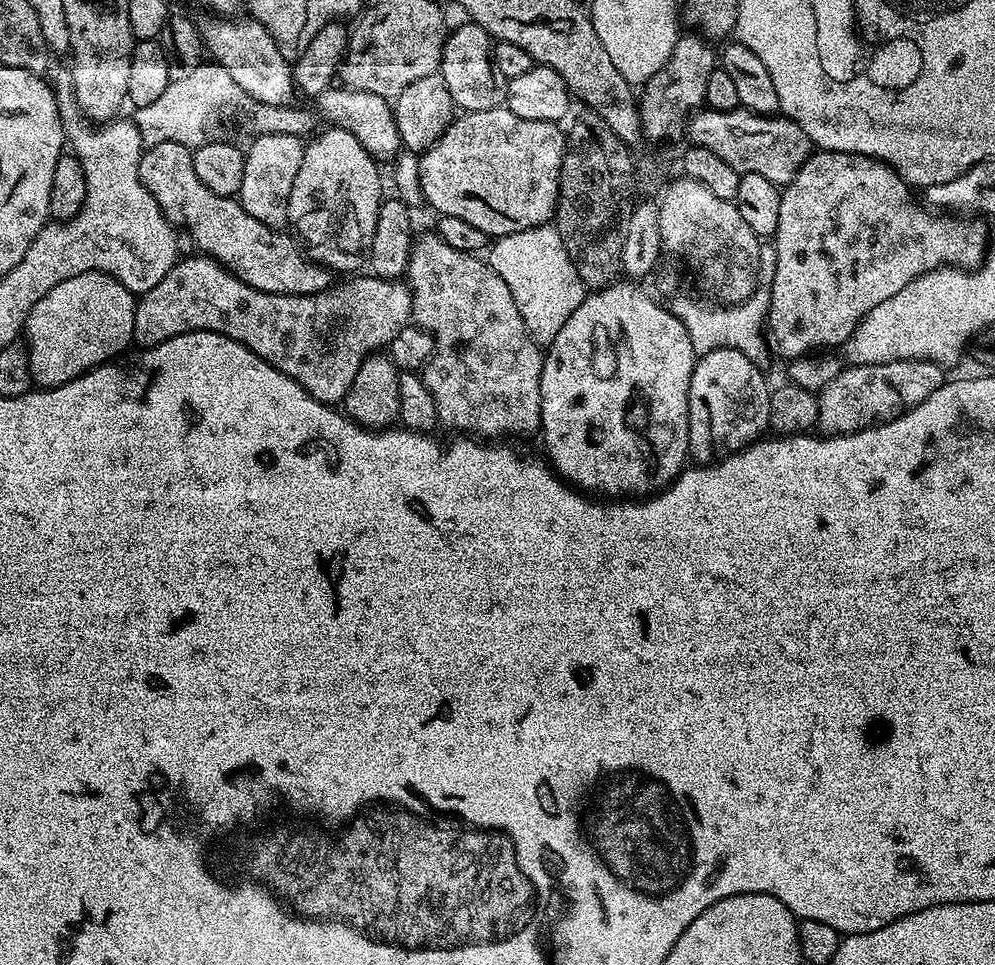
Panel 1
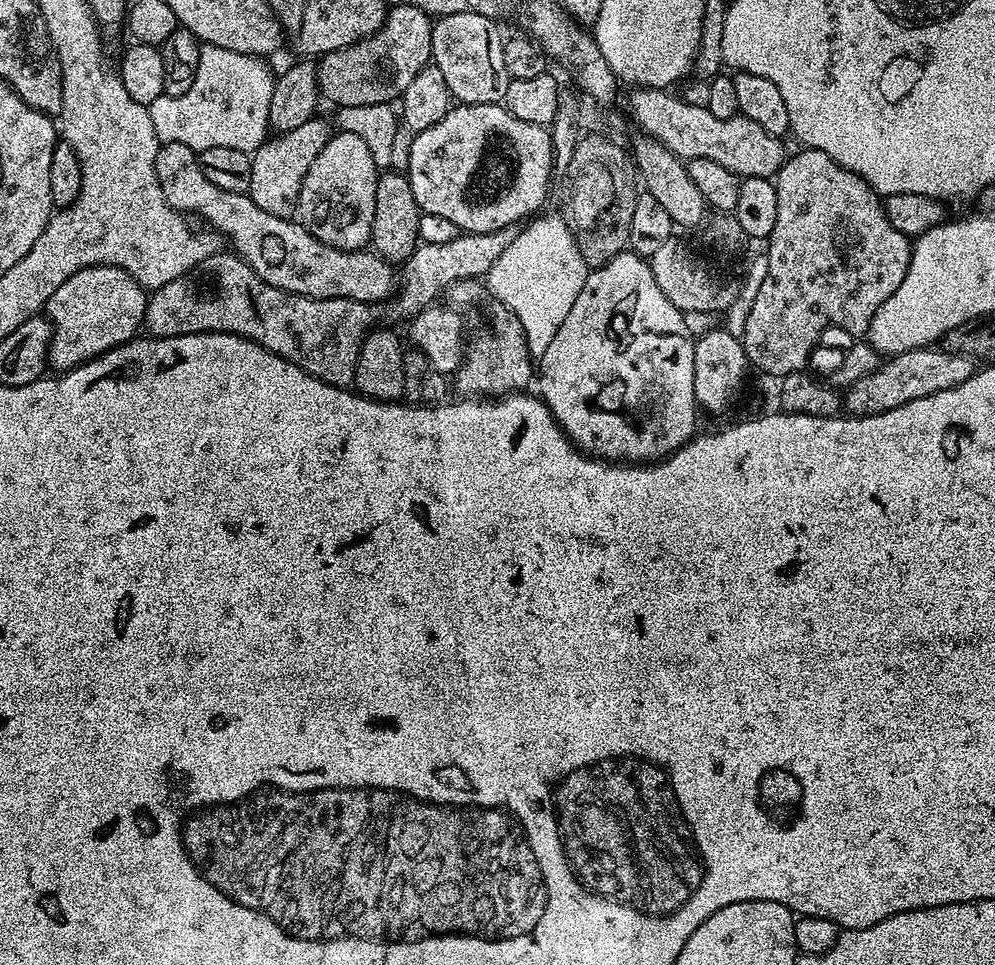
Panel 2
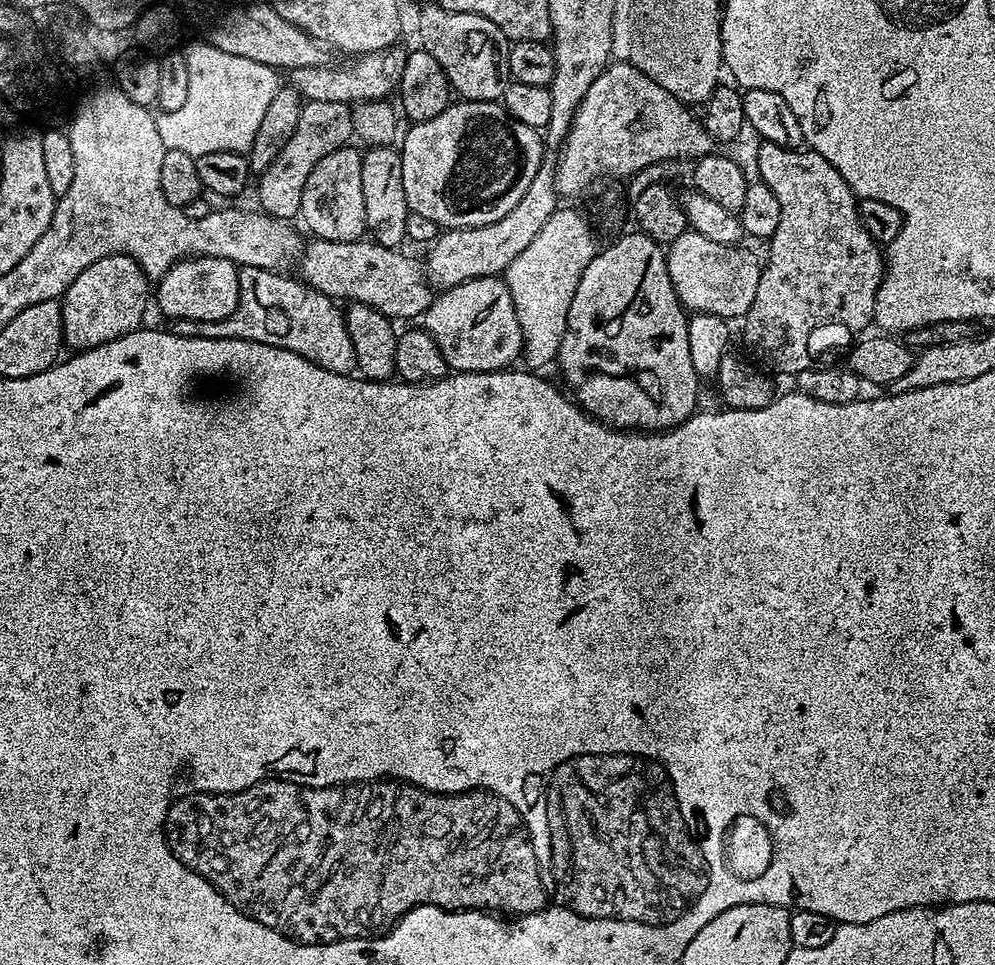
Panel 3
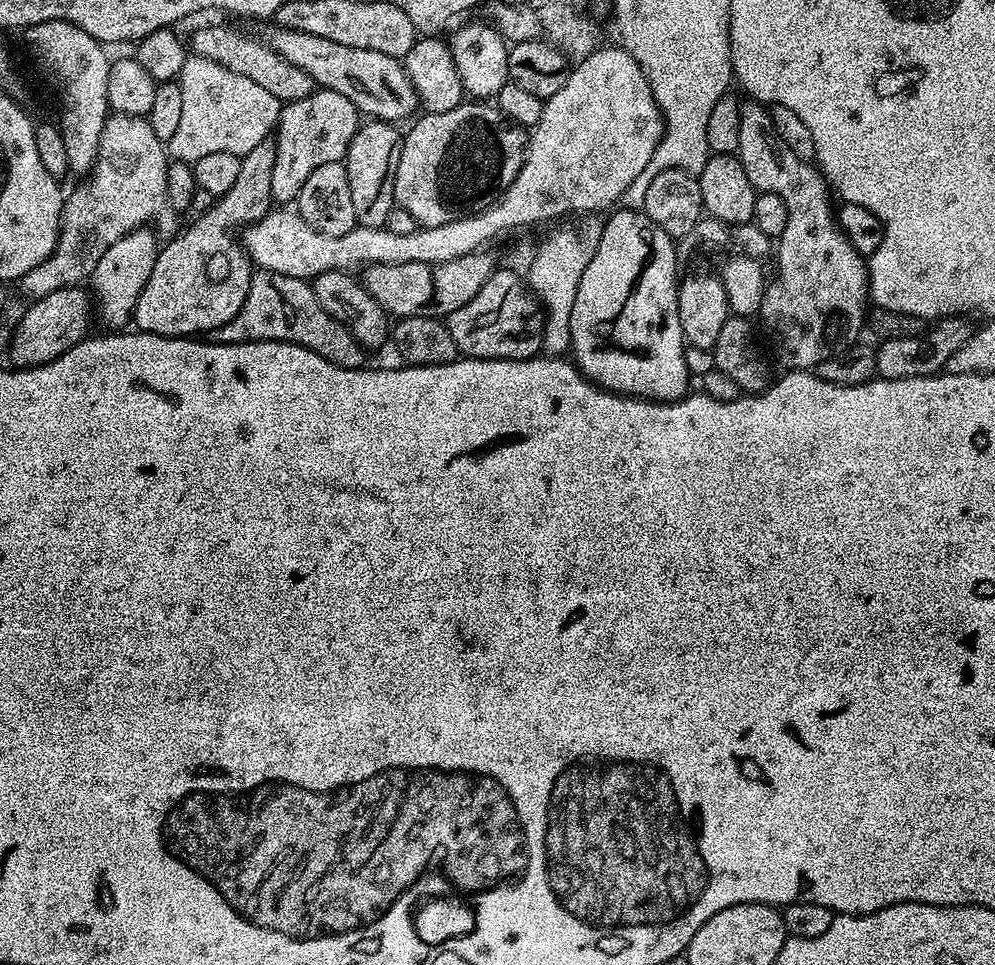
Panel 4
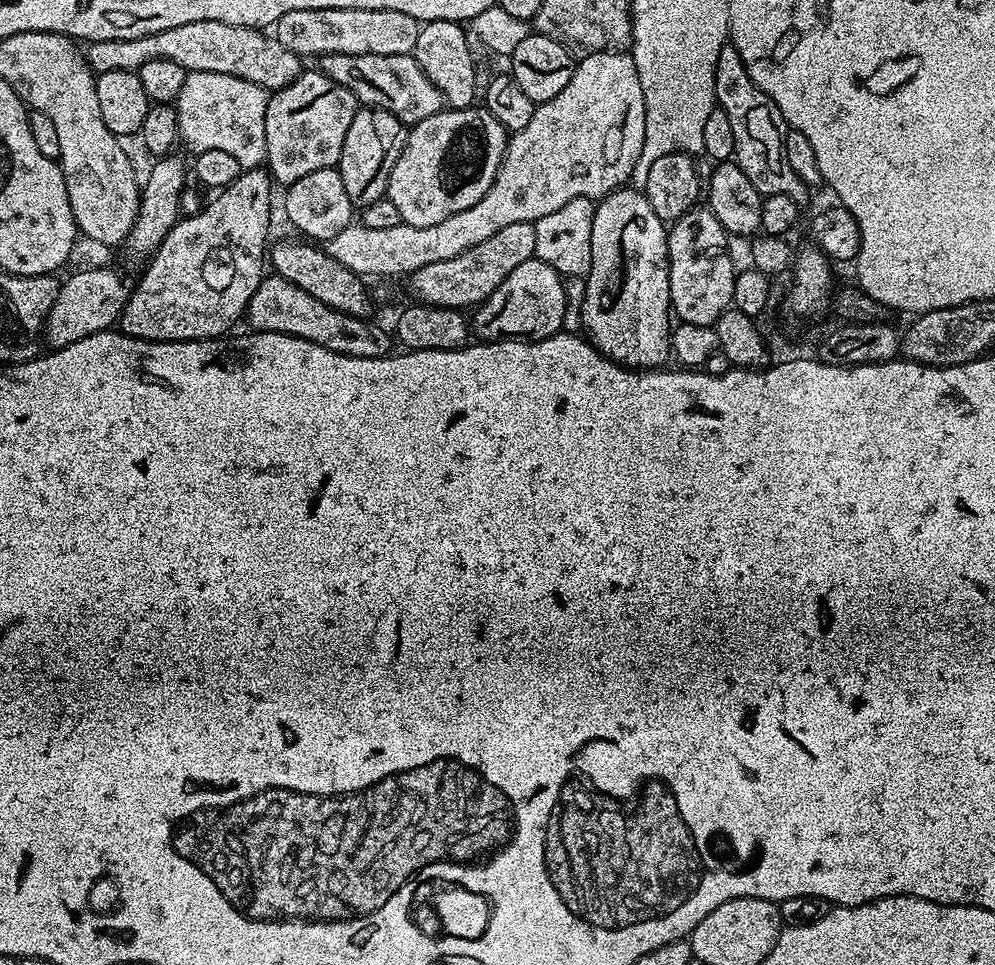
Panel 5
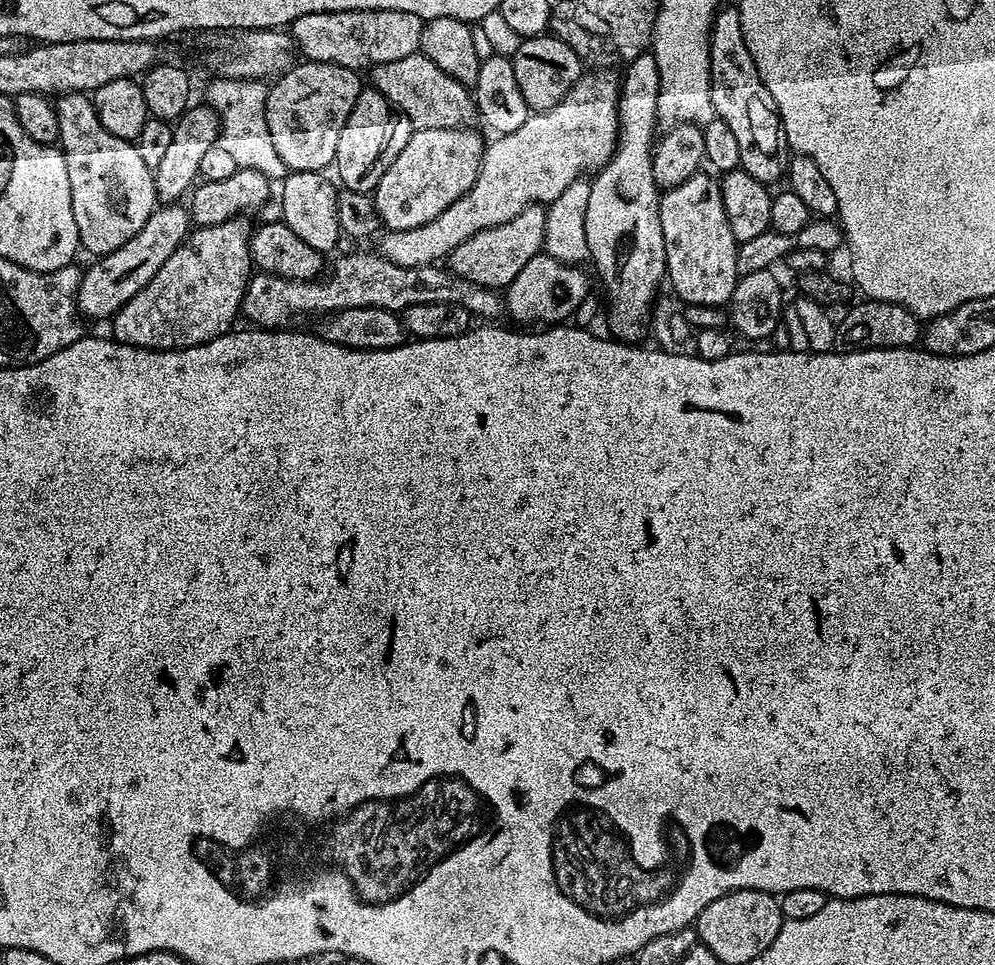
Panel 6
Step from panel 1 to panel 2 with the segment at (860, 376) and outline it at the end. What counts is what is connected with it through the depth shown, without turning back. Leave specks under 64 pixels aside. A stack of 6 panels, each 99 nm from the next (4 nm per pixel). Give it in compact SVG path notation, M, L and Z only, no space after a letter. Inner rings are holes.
M939 346L915 348L887 357L878 370L853 382L843 393L842 408L845 413L854 416L886 414L886 410L906 406L906 402L914 402L914 398L926 398L935 392L962 386L962 382L966 382L973 371L973 361L965 356L946 353Z

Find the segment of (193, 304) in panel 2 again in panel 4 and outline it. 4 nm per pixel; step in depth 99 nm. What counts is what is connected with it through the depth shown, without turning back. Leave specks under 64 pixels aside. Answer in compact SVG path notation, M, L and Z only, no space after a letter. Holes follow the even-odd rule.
M265 268L253 271L250 294L242 310L226 326L215 328L211 339L218 344L242 344L249 340L281 340L287 344L297 344L322 354L330 362L343 368L365 367L366 349L314 298L311 283L286 274L271 272Z

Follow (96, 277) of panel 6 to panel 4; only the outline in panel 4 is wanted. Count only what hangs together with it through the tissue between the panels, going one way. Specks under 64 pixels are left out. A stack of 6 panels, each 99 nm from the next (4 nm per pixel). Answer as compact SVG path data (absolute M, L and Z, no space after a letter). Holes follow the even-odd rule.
M73 286L54 290L54 294L46 294L41 300L31 301L24 309L24 317L18 322L18 326L12 335L12 341L8 343L6 353L7 359L13 360L11 363L16 368L37 368L43 364L54 362L66 350L73 348L79 340L85 339L89 335L92 320L94 324L94 300L87 291L83 292L83 287Z

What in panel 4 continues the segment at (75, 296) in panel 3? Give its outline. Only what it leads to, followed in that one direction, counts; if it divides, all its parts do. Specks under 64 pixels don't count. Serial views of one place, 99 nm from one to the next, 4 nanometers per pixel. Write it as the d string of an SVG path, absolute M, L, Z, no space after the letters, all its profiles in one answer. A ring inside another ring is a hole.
M145 226L118 238L98 258L90 277L91 295L94 297L94 308L98 313L98 320L109 324L109 329L120 330L125 327L124 323L132 320L132 311L138 302L138 294L142 294L142 286L150 279L150 270L154 270L158 243L157 233L151 227Z

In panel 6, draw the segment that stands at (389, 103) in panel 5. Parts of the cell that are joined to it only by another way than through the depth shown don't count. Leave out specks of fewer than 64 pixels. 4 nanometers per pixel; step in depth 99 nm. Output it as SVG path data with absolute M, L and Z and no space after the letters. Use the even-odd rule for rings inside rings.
M419 51L398 62L382 62L371 69L371 87L382 94L396 111L408 117L413 129L418 128L462 128L477 119L476 101L473 93L462 82L450 78L446 70L438 70L430 58Z

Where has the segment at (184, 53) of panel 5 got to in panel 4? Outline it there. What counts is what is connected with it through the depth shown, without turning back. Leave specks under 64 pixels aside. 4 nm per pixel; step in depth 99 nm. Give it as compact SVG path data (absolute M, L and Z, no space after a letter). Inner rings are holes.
M212 24L209 28L200 28L190 40L190 48L195 55L210 58L226 66L226 70L234 70L236 74L246 74L258 86L263 86L269 94L274 94L284 104L298 102L298 98L306 98L314 90L314 82L306 74L306 70L298 70L298 66L279 56L263 39L255 40L244 32L235 32L232 28L223 28L220 24Z

